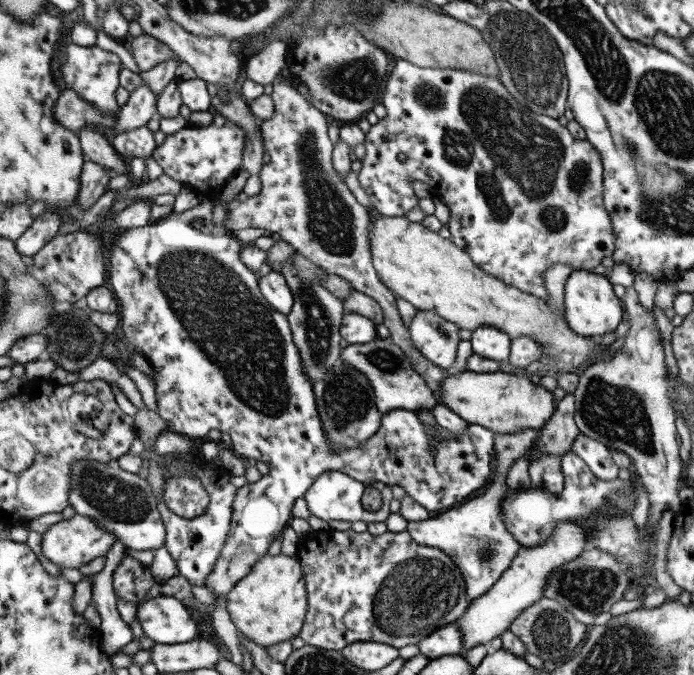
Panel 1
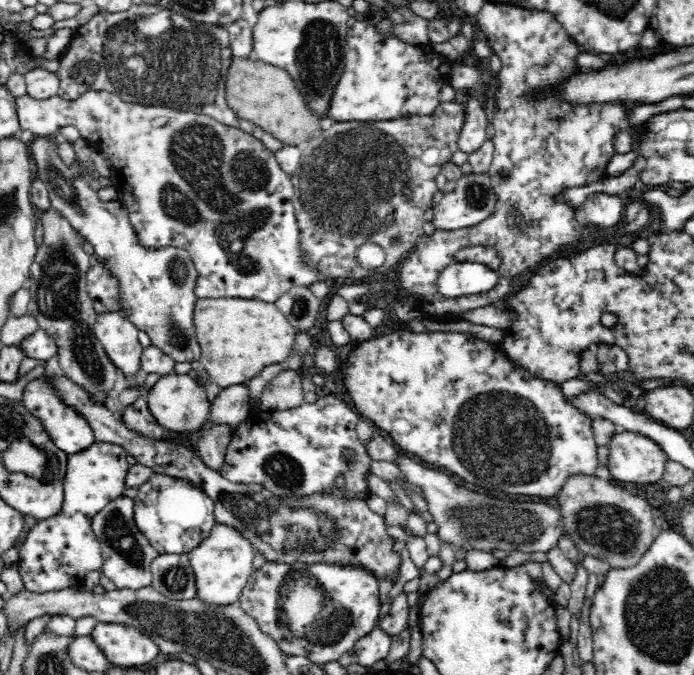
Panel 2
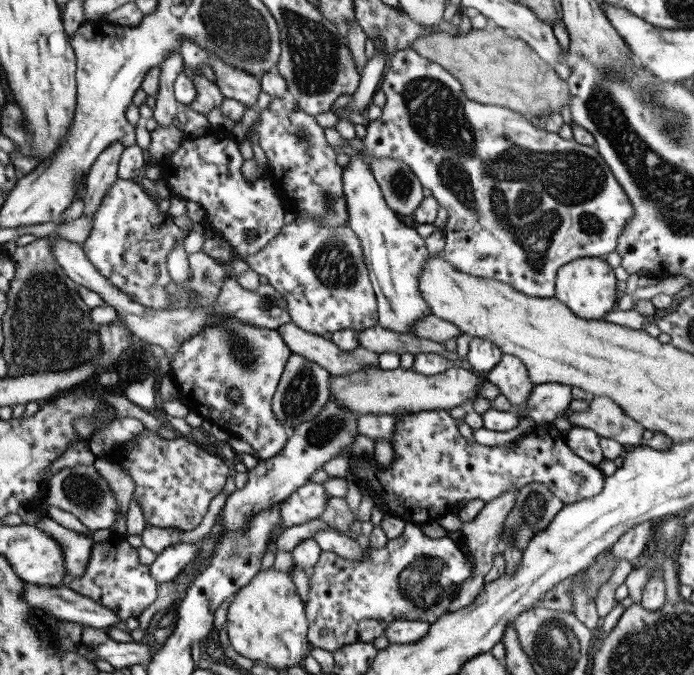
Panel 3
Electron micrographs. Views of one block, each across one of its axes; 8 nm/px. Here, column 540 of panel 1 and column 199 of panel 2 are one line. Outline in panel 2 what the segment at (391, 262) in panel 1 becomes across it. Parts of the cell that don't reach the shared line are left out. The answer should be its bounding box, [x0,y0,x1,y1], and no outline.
[194,298,299,388]

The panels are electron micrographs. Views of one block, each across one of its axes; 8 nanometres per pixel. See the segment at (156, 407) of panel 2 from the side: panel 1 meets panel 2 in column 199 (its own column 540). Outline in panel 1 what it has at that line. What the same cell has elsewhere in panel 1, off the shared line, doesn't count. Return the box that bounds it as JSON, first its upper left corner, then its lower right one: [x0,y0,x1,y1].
[440,372,559,436]

